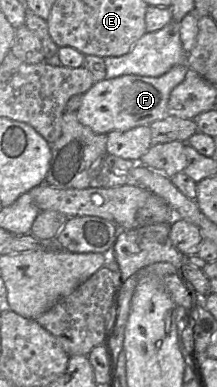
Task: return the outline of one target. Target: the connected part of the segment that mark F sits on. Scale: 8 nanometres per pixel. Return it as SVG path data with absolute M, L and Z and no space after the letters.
M187 64L172 67L159 77L123 75L95 82L83 94L82 104L76 111L78 121L97 134L128 131L138 126L150 125L168 115L168 100L172 90L181 83L188 70Z

